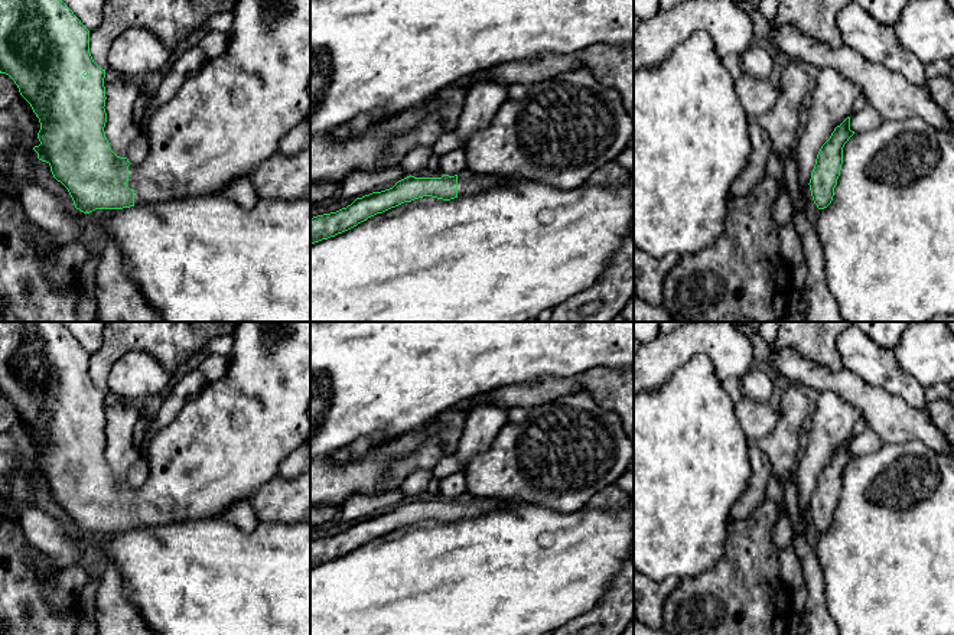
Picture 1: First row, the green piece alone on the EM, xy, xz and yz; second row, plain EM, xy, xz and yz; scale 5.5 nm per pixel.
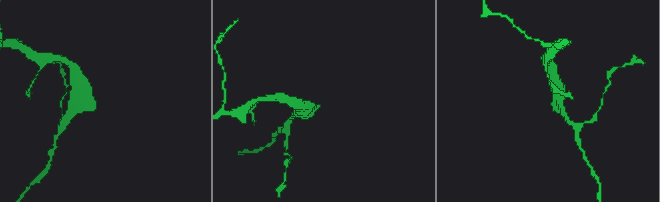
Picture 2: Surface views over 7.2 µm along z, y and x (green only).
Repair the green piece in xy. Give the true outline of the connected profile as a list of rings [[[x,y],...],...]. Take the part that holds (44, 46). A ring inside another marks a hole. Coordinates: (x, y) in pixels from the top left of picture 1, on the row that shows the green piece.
[[[0,0],[0,74],[9,75],[14,81],[20,95],[30,104],[39,118],[38,139],[40,144],[35,146],[33,150],[38,153],[39,160],[51,166],[53,178],[68,189],[76,209],[89,214],[95,209],[123,209],[219,192],[235,179],[250,175],[260,163],[277,153],[280,140],[310,114],[310,0],[237,0],[231,13],[234,14],[232,38],[228,40],[227,51],[218,58],[206,59],[204,66],[192,74],[180,89],[144,121],[144,134],[150,144],[150,152],[141,163],[131,165],[127,157],[120,157],[111,150],[105,137],[105,69],[100,68],[89,53],[89,30],[62,0]]]

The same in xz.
[[[466,173],[455,176],[443,175],[442,178],[414,178],[410,175],[390,189],[356,198],[351,205],[336,212],[310,218],[310,245],[342,234],[368,218],[404,202],[411,202],[423,196],[450,201],[458,196],[482,192],[504,182],[505,178],[496,175]]]

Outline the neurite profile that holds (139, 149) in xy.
[[[144,133],[137,136],[128,146],[126,157],[131,165],[141,163],[150,152],[150,144]]]

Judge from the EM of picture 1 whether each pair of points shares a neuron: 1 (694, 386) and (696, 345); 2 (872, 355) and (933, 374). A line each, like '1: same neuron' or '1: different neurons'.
1: different neurons
2: different neurons

